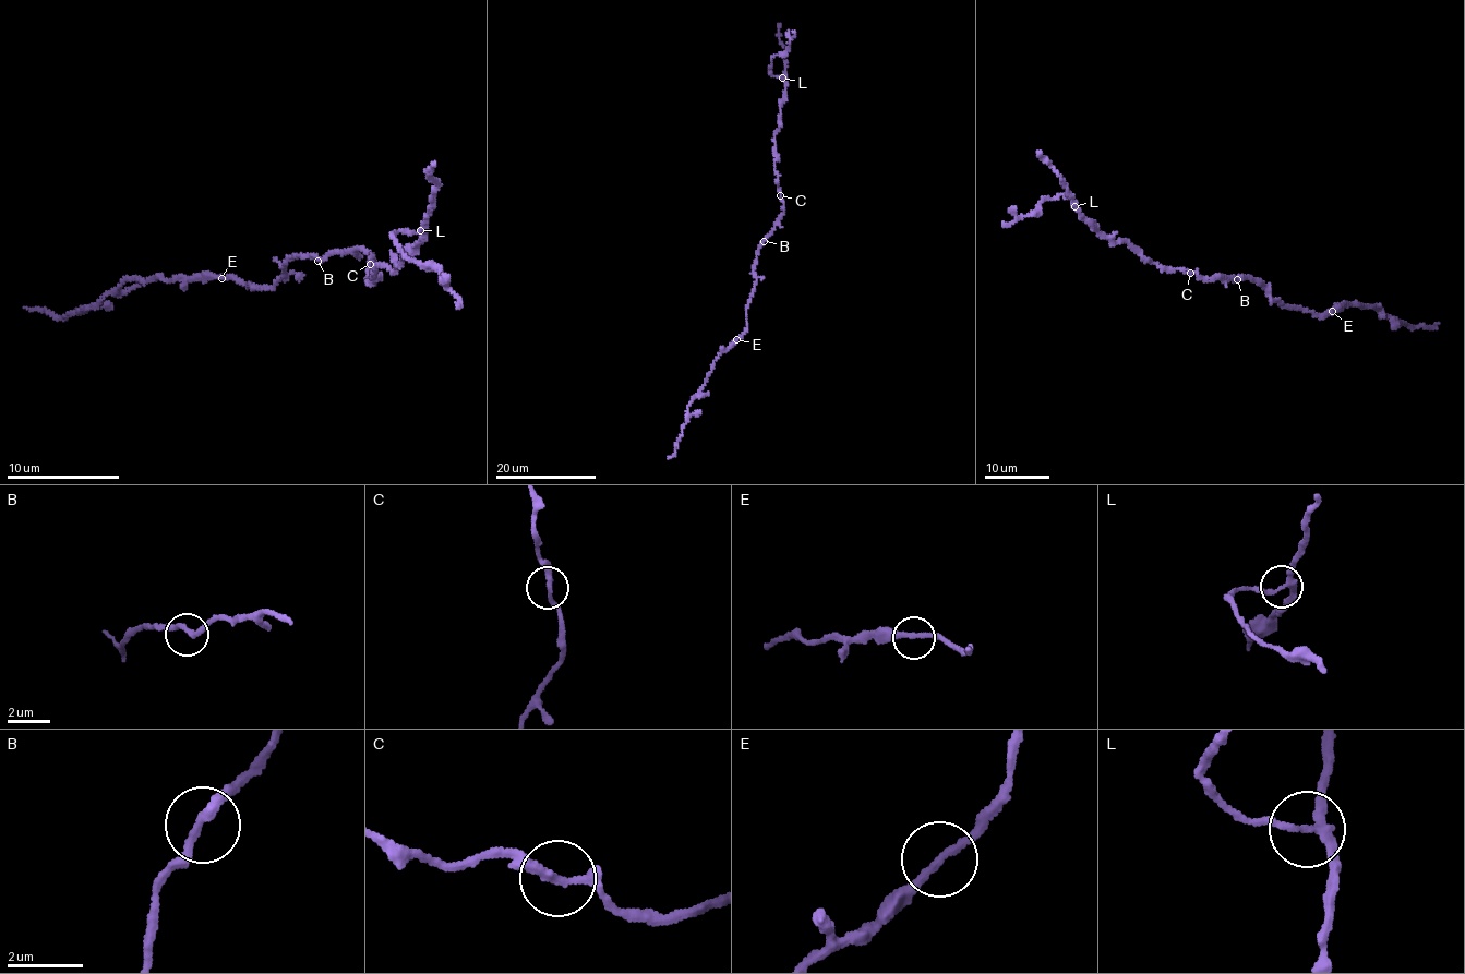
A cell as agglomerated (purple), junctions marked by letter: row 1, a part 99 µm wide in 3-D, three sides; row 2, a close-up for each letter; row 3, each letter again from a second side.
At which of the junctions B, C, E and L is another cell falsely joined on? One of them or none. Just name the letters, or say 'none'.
L

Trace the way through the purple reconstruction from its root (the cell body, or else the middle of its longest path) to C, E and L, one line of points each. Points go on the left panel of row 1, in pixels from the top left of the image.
C: (320, 257), (358, 249), (371, 253), (373, 261), (369, 260), (370, 264)
E: (320, 257), (297, 254), (284, 265), (285, 279), (267, 287), (243, 285), (230, 276), (221, 278)
L: (320, 257), (371, 253), (370, 285), (377, 266), (399, 265), (419, 242), (419, 229)

